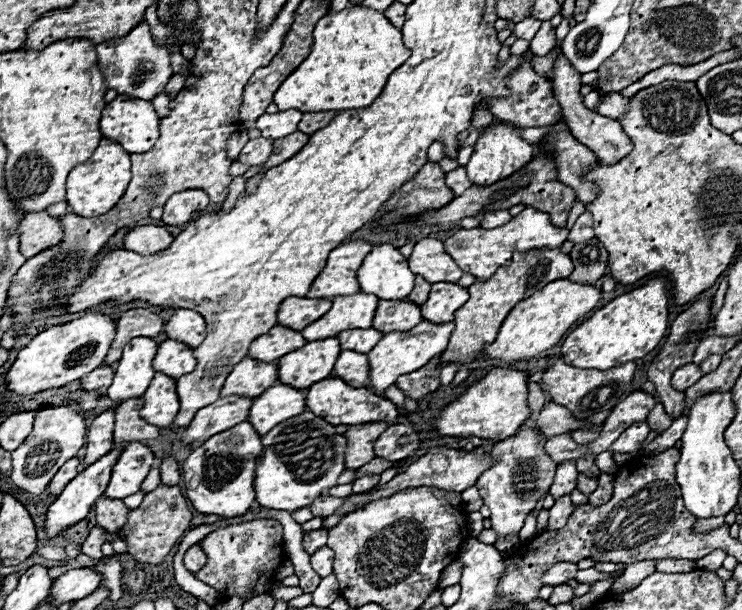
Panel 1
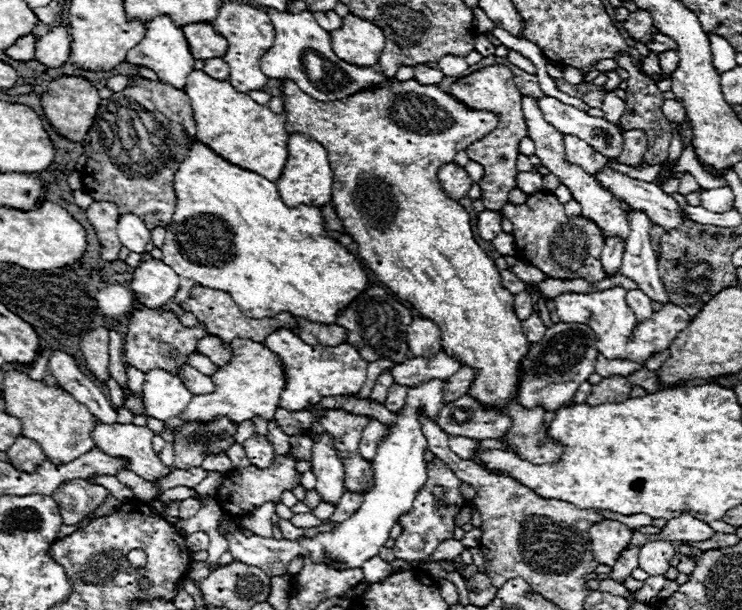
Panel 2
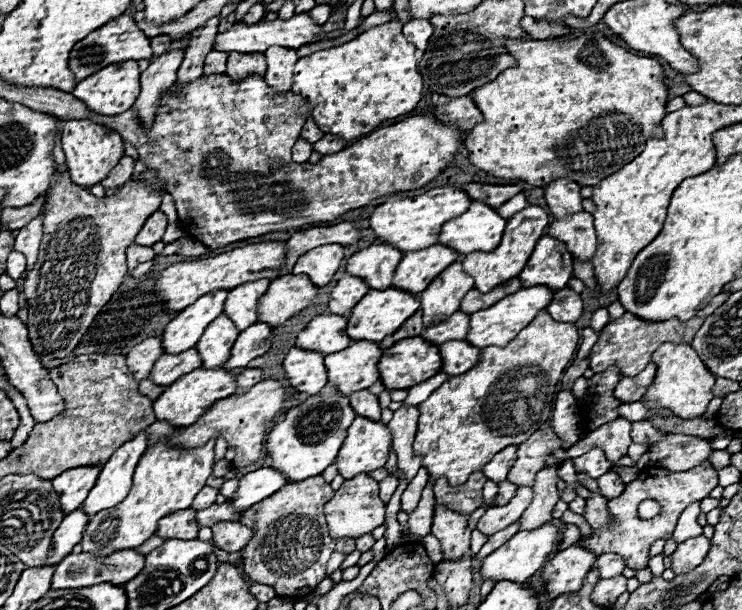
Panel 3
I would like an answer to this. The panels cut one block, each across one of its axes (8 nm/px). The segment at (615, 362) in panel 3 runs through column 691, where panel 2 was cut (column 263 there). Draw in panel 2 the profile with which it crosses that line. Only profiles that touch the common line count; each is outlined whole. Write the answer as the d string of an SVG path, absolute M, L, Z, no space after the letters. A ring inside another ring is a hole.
M196 286L190 294L190 298L182 304L184 312L192 312L200 324L208 326L208 332L218 336L224 344L230 344L234 338L246 338L246 340L256 340L256 342L264 342L266 336L272 334L272 330L280 330L280 328L288 328L288 330L296 330L296 320L290 314L280 312L276 318L264 318L264 320L256 320L256 318L246 318L240 310L240 306L226 294L220 290L208 290L202 286Z

